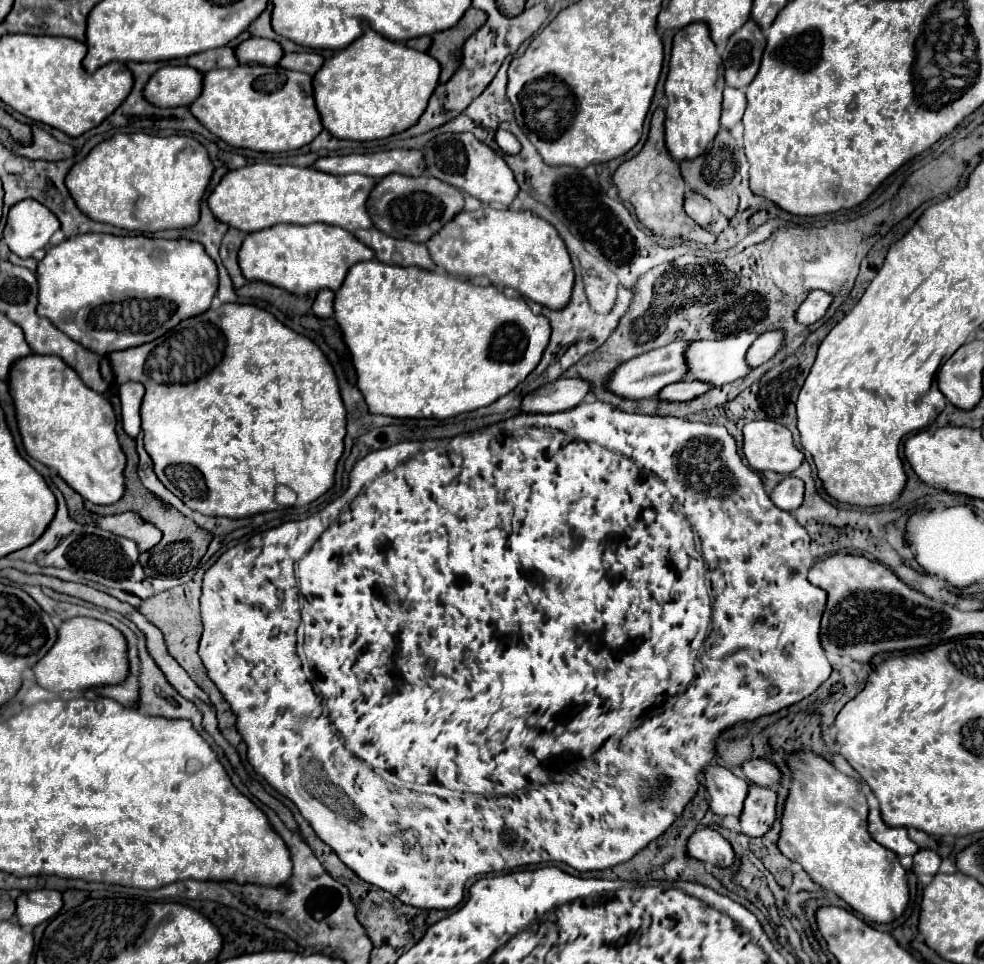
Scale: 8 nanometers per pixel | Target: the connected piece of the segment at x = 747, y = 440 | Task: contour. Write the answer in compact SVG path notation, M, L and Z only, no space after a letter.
M754 420L744 426L744 456L754 470L772 470L780 474L794 472L804 454L794 446L788 428L774 420Z

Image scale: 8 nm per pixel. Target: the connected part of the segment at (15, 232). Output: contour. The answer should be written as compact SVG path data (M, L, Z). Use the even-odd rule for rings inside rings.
M20 200L20 204L14 204L8 212L4 242L16 256L30 258L50 242L50 236L58 228L58 218L44 204L36 200Z

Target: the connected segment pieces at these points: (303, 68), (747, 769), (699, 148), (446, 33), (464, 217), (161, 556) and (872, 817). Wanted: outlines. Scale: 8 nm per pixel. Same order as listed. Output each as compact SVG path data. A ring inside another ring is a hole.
M300 52L300 54L284 54L278 62L282 68L292 68L296 72L304 72L314 76L314 72L320 70L324 64L324 58L316 52Z
M750 760L742 764L742 772L748 778L750 784L762 786L762 788L776 788L778 780L780 780L780 772L778 768L770 762L770 760Z
M688 24L674 34L674 48L670 58L670 72L666 78L666 146L674 160L692 160L700 156L720 130L724 74L716 44L708 36L704 24Z
M468 8L462 20L454 28L436 32L432 36L432 46L428 48L428 54L434 56L440 64L440 82L448 82L450 76L456 72L460 64L460 48L464 40L484 22L486 22L486 14L482 10Z
M482 206L474 212L458 212L432 240L426 242L428 252L432 254L432 260L444 268L448 274L454 276L486 276L494 286L504 288L510 286L520 292L522 298L540 302L542 306L548 308L564 308L568 304L568 298L572 296L572 286L574 286L574 268L570 262L570 254L566 250L564 240L558 236L556 228L536 216L530 210L496 210L490 206Z
M118 428L118 440L120 440L120 446L128 458L126 462L126 470L124 470L124 482L126 482L126 490L124 490L124 496L118 500L118 504L110 504L110 506L96 506L96 504L90 504L90 502L84 502L86 510L98 514L98 516L108 516L108 514L120 514L120 512L138 512L144 520L148 520L150 524L154 524L160 532L162 532L162 540L148 552L142 552L140 554L140 564L146 572L146 576L154 576L154 578L180 578L184 576L186 572L194 570L198 566L198 562L202 560L202 556L206 554L208 550L208 544L212 540L212 534L202 530L200 526L196 526L194 520L182 516L178 510L174 510L172 506L166 506L160 502L160 498L156 498L152 492L148 492L138 474L136 474L136 466L138 466L138 454L136 454L136 442L126 436L120 428Z
M876 806L870 808L870 814L868 814L868 830L870 830L870 836L882 844L884 848L892 850L896 856L912 856L918 852L918 846L908 838L908 832L906 828L890 828L882 822L880 818L880 810Z

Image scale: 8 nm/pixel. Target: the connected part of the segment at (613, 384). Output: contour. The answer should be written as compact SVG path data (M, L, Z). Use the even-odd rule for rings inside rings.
M676 340L676 342L670 342L662 348L656 348L656 350L650 350L646 354L632 358L632 360L626 360L626 364L620 364L608 376L606 390L610 390L612 394L616 394L620 398L632 398L632 400L654 398L666 384L684 380L684 376L686 376L686 360L684 360L686 346L688 346L688 342Z

